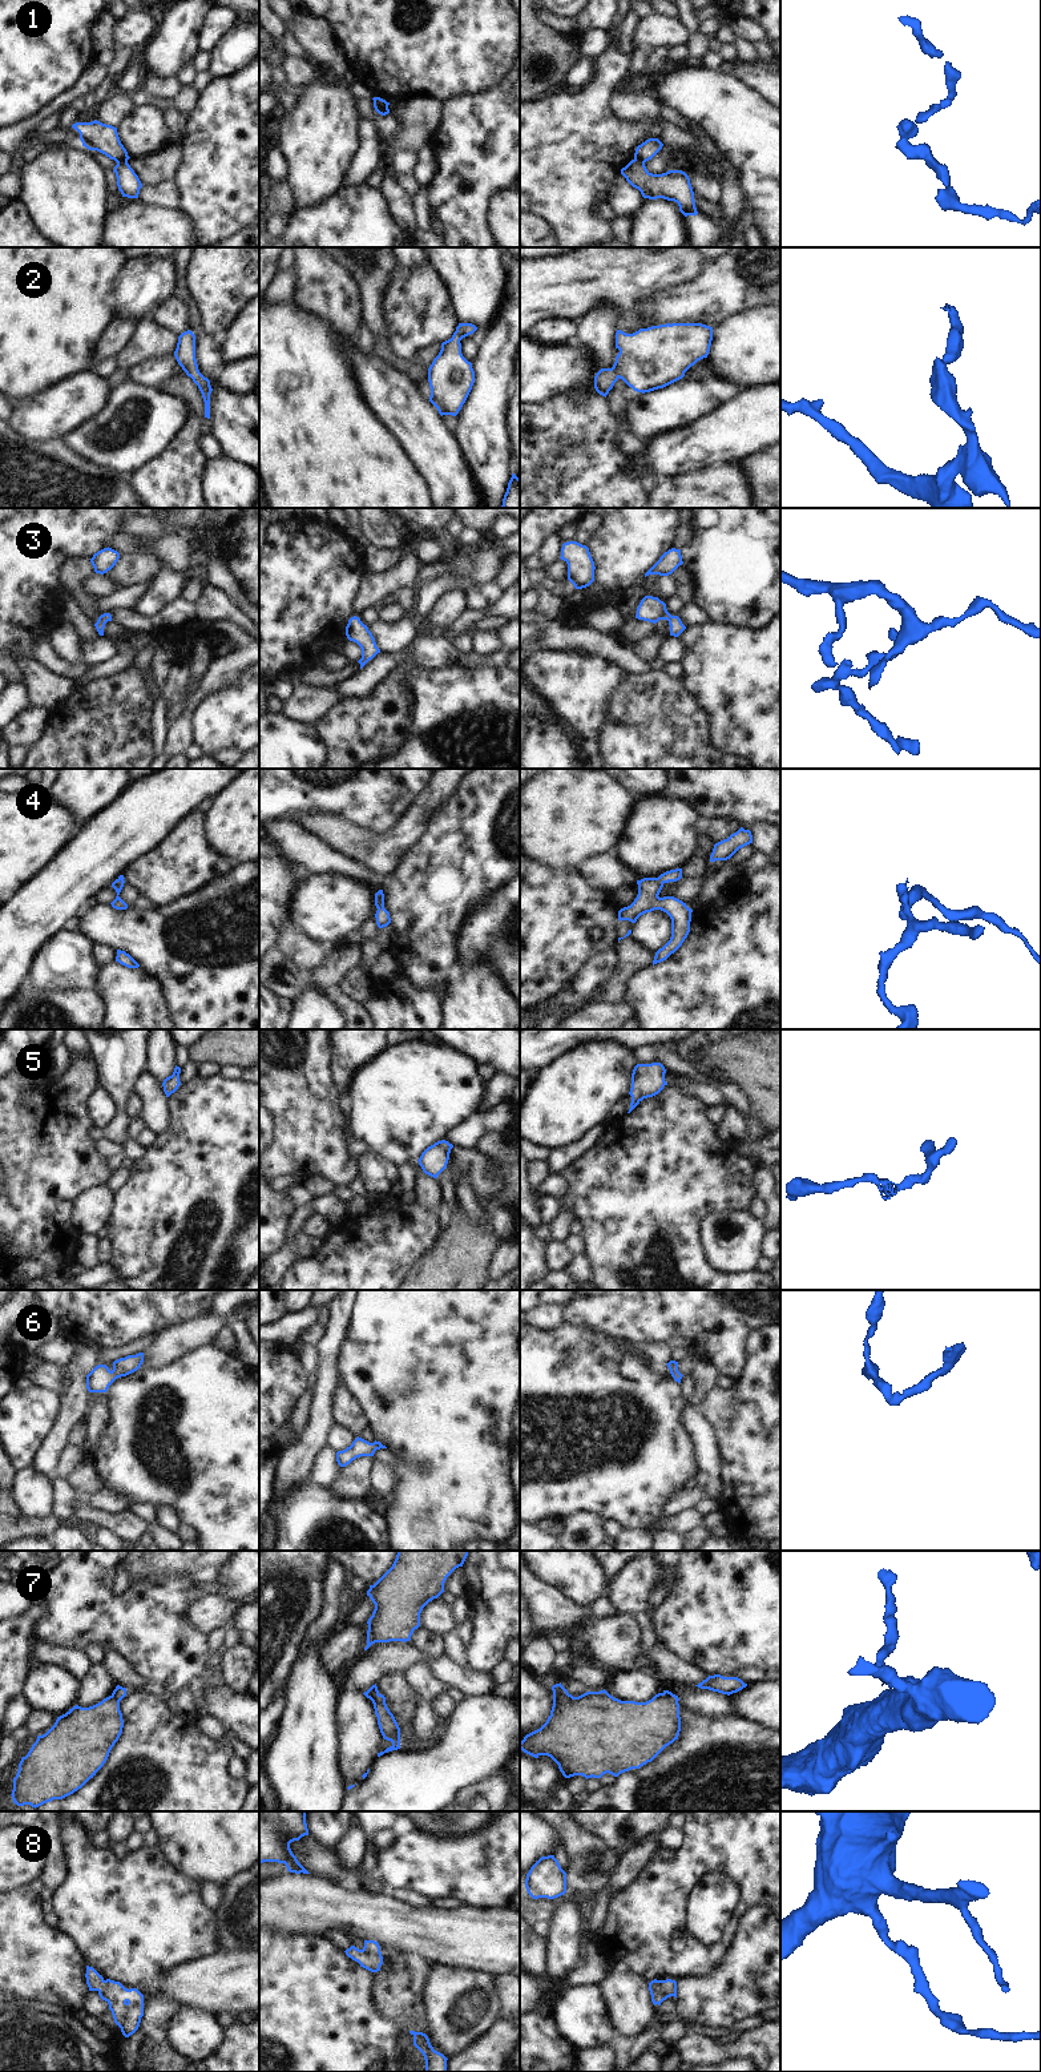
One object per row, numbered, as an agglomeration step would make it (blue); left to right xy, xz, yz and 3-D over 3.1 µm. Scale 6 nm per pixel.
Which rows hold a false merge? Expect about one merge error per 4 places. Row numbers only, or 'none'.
1

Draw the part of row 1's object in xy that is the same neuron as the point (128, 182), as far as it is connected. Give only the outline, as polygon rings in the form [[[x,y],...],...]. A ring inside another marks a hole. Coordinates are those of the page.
[[[128,161],[117,162],[113,172],[116,173],[117,186],[122,197],[138,198],[142,184]]]

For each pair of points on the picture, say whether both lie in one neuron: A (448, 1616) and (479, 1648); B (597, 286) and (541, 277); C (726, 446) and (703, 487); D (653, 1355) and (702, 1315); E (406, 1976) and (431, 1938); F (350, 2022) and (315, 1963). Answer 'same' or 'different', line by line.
A: different
B: same
C: different
D: different
E: different
F: same

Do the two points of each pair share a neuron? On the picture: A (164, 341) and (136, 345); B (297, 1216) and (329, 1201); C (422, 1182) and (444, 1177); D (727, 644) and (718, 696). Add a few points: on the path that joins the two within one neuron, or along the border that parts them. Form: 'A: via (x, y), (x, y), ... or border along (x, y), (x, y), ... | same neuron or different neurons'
A: via (157, 342), (142, 345) | same neuron
B: border along (310, 1202), (314, 1213) | different neurons
C: border along (436, 1178), (443, 1197) | different neurons
D: via (727, 657), (727, 682) | same neuron

